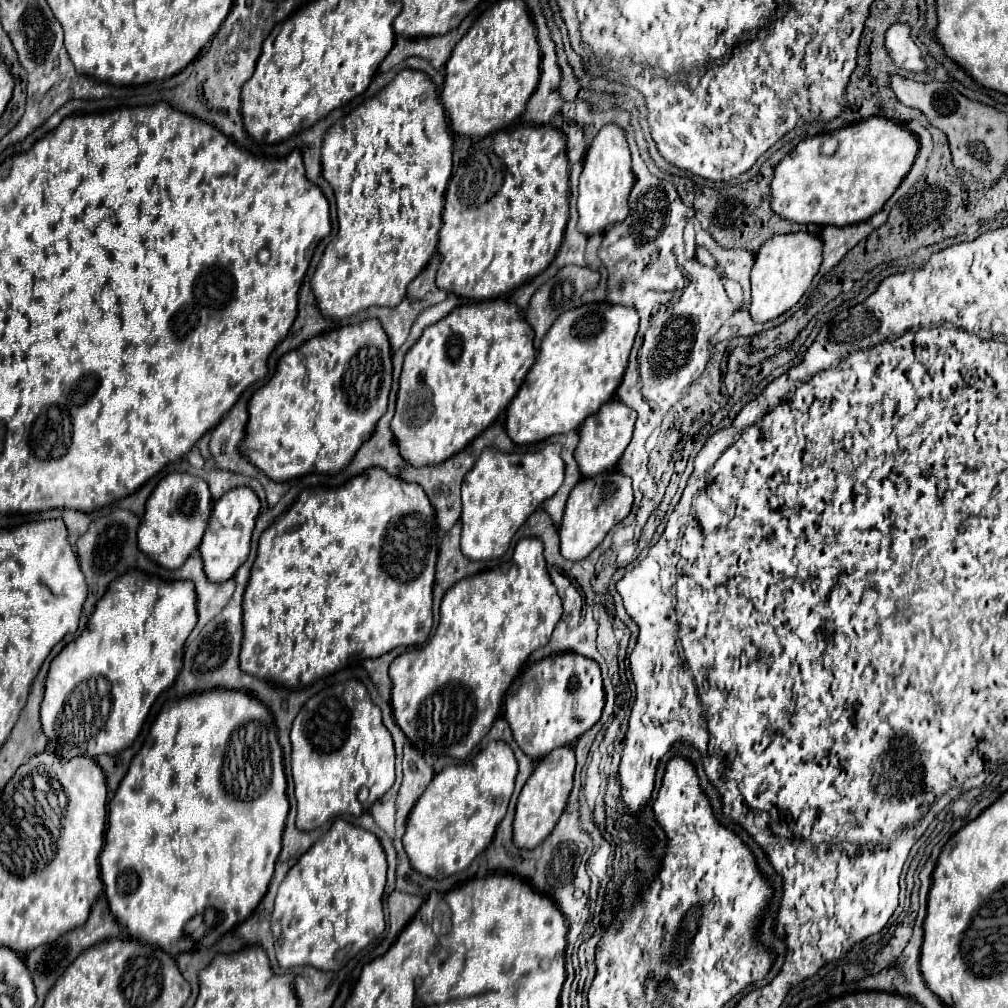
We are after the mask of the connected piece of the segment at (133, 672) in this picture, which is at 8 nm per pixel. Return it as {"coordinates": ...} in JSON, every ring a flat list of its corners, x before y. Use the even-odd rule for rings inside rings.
{"coordinates":[[127,570,119,580,111,582,105,596,97,602,93,616,81,636,69,642,59,656,53,658,45,698,41,704,41,724,55,752,69,760,73,756,119,754,137,738,155,698,173,686,183,666,183,644,197,624,197,596,191,582,165,582,139,570]]}

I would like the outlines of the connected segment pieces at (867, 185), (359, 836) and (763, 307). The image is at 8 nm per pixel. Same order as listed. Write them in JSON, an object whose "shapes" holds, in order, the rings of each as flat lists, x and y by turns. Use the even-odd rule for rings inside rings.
{"shapes":[[[871,116,835,130,831,136,839,142,835,154,821,154,823,136,813,136,797,144,797,148,775,166,771,208,781,218,819,226,847,226,869,220,875,212,881,212,885,202,895,194,919,152,915,134,903,124,883,116]],[[335,820,333,826,297,860,297,864,287,872,285,880,279,886,275,910,273,910,273,916,271,916,271,930,273,930,273,936,275,936,275,952,277,952,279,966,281,968,293,968,293,966,309,964,309,966,315,966,319,970,339,970,341,966,345,966,359,950,363,950,375,936,379,936,385,930,385,916,383,916,383,904,381,904,385,880,387,880,387,860,385,860,385,852,383,852,383,846,379,844,377,836,363,830,363,828,357,828,357,826,353,826,345,820]],[[809,232,773,236,767,240,755,254,755,266,751,270,751,318,755,322,769,322,793,308,819,272,819,264,823,262,821,252,823,244]]]}

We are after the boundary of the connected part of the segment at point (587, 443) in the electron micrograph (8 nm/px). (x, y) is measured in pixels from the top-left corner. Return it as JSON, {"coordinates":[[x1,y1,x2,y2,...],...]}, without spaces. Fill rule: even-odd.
{"coordinates":[[609,400,607,404,603,404,603,408,599,408,599,412,595,416,589,416,581,424,581,428,579,428,581,440,575,450,575,460,585,478,593,478,605,470,611,470,619,462,621,454,625,452,625,448,631,440,635,418,637,418,637,414,631,408,627,408,623,402]]}

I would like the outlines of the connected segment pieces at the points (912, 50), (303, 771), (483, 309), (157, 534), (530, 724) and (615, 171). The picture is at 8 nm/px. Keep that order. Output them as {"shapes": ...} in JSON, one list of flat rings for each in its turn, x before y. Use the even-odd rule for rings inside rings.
{"shapes":[[[893,24,887,30,885,46,887,46,895,66,909,70,909,72,923,72,927,68,923,62,919,46,911,38,911,26,909,24]],[[359,680,327,688,305,702,291,730,293,744,293,780,297,798,297,828,315,830,339,814,361,816,377,802,395,782,395,748,389,730,381,720,381,710,367,694]],[[503,298,471,302,455,308,443,320,429,326,417,344,407,352,401,384,397,394,397,410,391,420,401,454,415,466,439,464,451,454,461,452,475,436,491,426,521,388,527,372,537,360,531,328,523,324,519,308]],[[179,472,167,474,145,504,145,516,137,534,139,550,169,570,179,568,187,560,187,556,201,544,211,510,213,500,203,478]],[[565,652,529,664,513,680,505,696,505,720,509,722,519,748,529,758,539,760,559,746,575,744,577,738,601,718,603,706,605,692,601,684,601,670,595,660]],[[605,124,591,142,583,160,583,172,579,178,579,198,577,198,579,232,591,236,603,232,615,222,623,222,627,218,627,208,629,208,627,198,633,182,635,180,631,168,631,150,625,130,617,128,617,124]]]}

